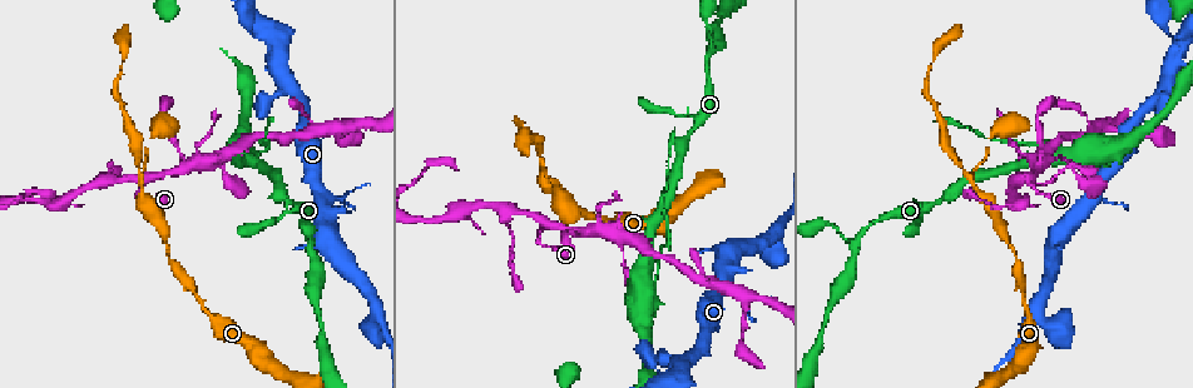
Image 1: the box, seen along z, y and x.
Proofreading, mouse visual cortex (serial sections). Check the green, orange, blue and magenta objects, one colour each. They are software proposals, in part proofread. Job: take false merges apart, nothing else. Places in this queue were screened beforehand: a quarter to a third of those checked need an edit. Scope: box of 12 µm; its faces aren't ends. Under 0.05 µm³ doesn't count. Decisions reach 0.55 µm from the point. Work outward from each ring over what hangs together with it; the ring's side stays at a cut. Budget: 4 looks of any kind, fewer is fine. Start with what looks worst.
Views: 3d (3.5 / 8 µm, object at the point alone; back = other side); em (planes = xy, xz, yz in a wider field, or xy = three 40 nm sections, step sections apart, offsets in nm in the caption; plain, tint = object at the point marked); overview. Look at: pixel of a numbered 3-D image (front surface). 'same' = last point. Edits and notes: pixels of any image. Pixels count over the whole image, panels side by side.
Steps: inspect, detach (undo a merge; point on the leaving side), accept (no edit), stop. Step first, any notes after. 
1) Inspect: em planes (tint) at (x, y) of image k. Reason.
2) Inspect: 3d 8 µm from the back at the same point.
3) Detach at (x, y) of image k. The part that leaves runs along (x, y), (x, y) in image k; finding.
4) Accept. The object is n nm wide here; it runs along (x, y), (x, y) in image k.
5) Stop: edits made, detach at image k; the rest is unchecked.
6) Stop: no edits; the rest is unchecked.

Inspect: 3d 8 µm at (669, 242) of image 1. Thick turns thin.

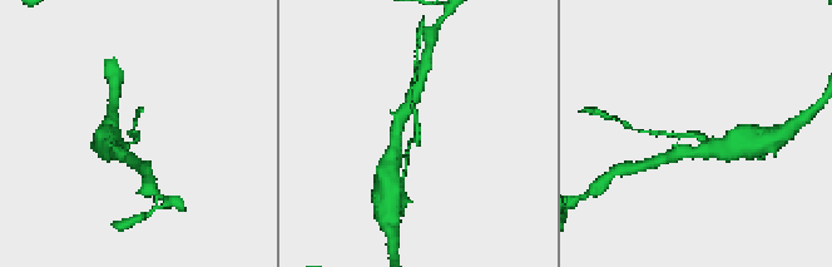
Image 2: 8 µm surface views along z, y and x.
Inspect: em xy step 1 (tint) at (135, 139) of image 2. The arms are 150, 200 nm wide.

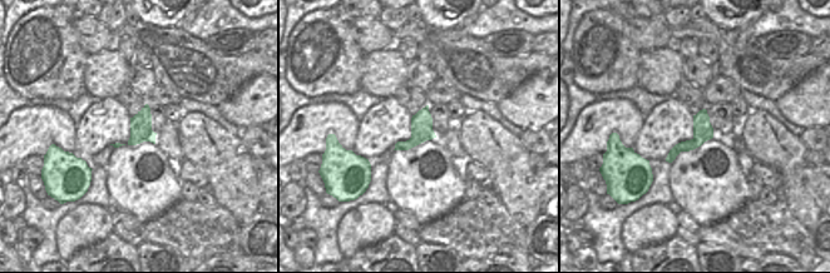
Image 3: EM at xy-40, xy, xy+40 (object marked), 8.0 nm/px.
Accept. It runs along (395, 149), (416, 138), (411, 100) in image 2; one cell here.

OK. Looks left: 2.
Inspect: 3d 3.5 µm from the back at (604, 230) of image 1. Arms run side by side.

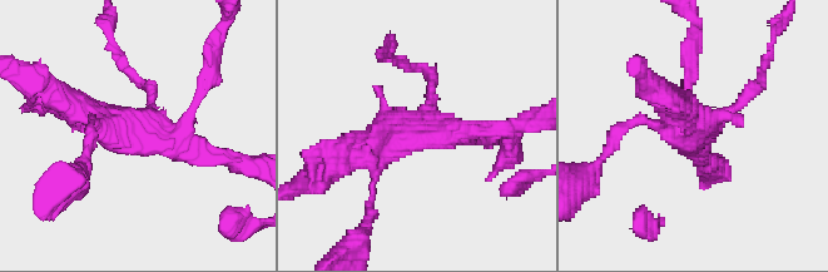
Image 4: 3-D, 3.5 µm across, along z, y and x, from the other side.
Inspect: em xy step 2 (tint) at (136, 124) of image 4.

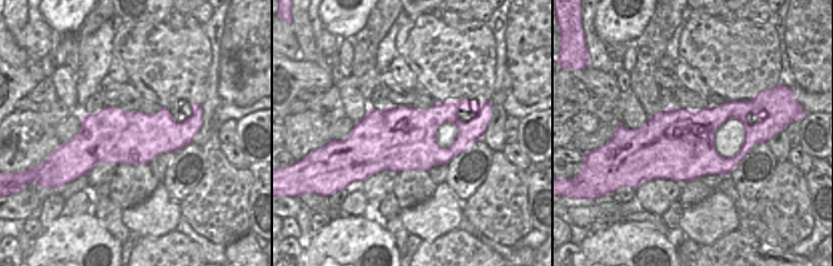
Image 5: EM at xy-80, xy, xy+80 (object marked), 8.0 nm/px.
Accept. It runs along (214, 157), (125, 114), (64, 103) in image 4; all the same cell.

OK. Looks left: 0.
Stop: no edits; the rest is unchecked.

